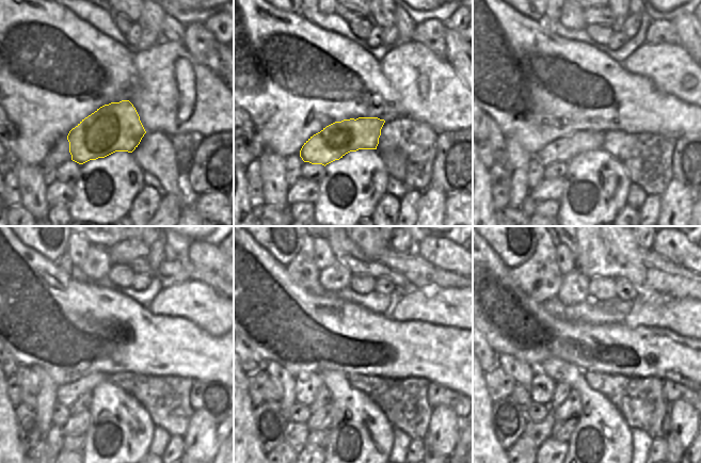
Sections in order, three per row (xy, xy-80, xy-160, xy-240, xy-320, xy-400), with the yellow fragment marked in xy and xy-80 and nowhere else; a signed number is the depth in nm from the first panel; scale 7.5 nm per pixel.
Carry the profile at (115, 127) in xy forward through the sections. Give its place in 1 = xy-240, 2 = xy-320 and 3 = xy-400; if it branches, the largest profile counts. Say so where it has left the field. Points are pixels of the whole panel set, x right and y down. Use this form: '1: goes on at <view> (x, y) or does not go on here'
1: goes on at xy-240 (66, 394)
2: goes on at xy-320 (306, 384)
3: goes on at xy-400 (542, 386)

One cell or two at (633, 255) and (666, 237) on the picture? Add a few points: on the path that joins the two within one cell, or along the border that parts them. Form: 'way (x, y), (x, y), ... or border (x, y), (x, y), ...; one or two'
border (651, 250), (672, 264); two

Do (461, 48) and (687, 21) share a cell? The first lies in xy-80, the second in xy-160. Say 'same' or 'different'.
same

